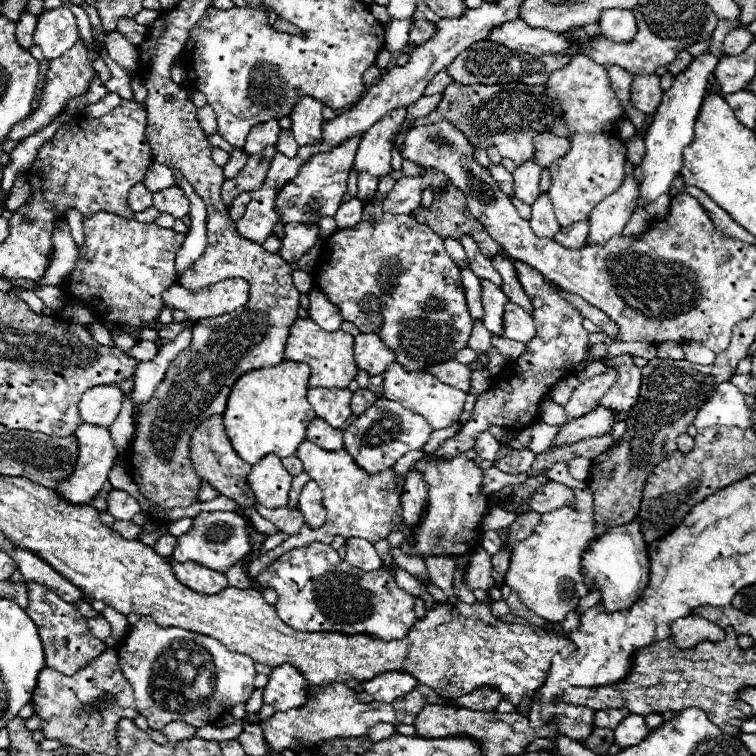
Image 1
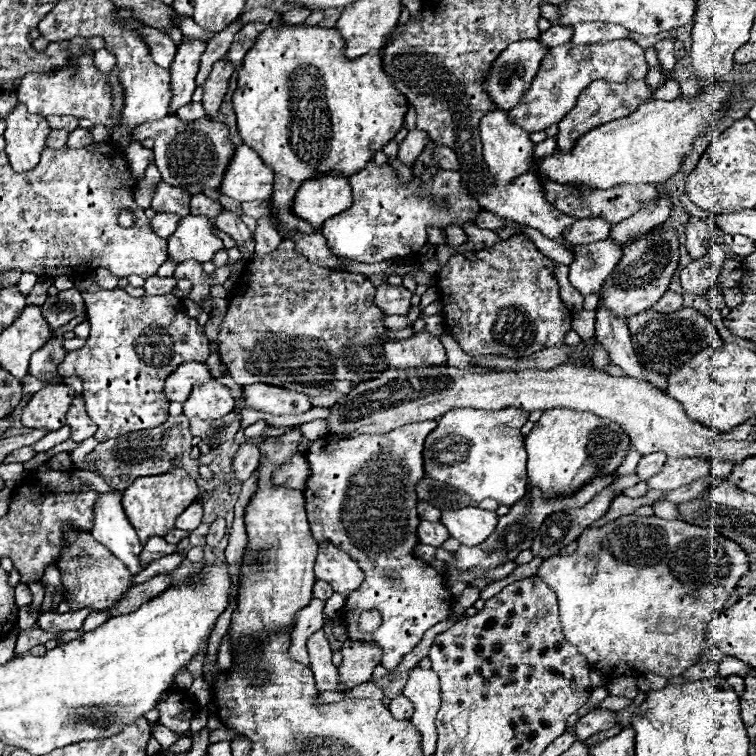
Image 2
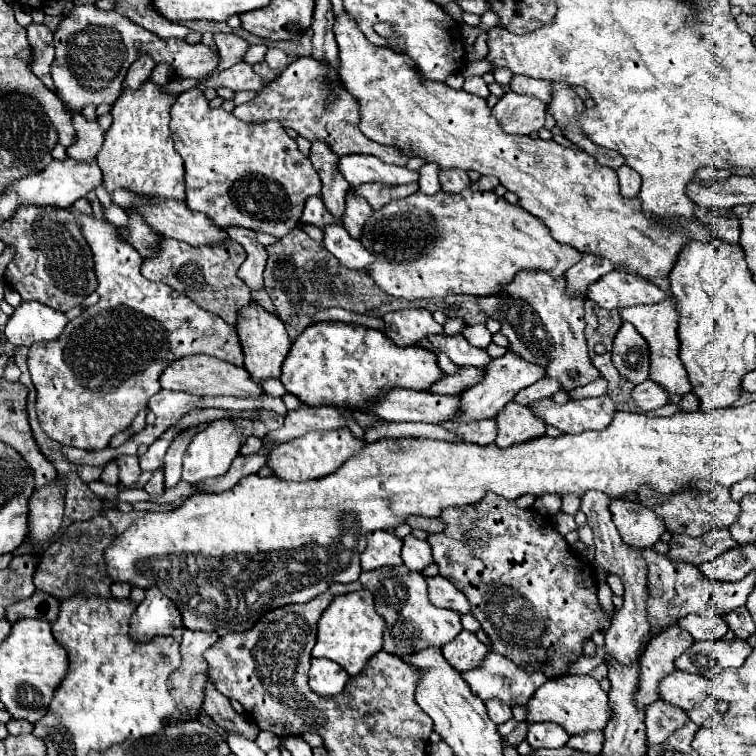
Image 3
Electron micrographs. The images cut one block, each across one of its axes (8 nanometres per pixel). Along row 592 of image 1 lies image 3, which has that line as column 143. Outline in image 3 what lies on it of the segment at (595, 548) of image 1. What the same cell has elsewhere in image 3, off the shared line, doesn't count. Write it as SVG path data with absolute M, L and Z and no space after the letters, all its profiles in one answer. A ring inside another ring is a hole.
M150 586L146 590L146 600L138 604L130 618L130 636L138 642L150 642L150 638L158 634L172 634L174 628L182 628L178 608L158 586Z

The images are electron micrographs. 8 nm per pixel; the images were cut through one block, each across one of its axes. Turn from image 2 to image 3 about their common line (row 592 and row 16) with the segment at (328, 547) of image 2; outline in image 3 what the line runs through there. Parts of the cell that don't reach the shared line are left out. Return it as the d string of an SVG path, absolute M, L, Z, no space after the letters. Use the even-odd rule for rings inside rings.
M346 12L336 18L334 34L340 52L338 72L344 88L360 104L360 130L364 136L384 146L396 146L406 156L420 156L426 162L434 162L446 170L460 168L466 172L476 170L482 176L496 176L508 192L514 192L518 196L518 206L522 206L526 212L540 218L548 226L556 242L568 244L580 252L608 258L616 270L624 270L650 282L652 278L668 278L686 242L710 242L716 238L712 228L696 218L672 218L670 224L664 226L660 218L654 218L650 212L642 210L638 198L622 198L616 172L612 168L598 166L594 158L584 150L566 148L556 144L554 140L506 134L490 114L486 100L464 90L454 90L444 82L428 80L406 54L396 54L388 48L366 42L364 34Z

